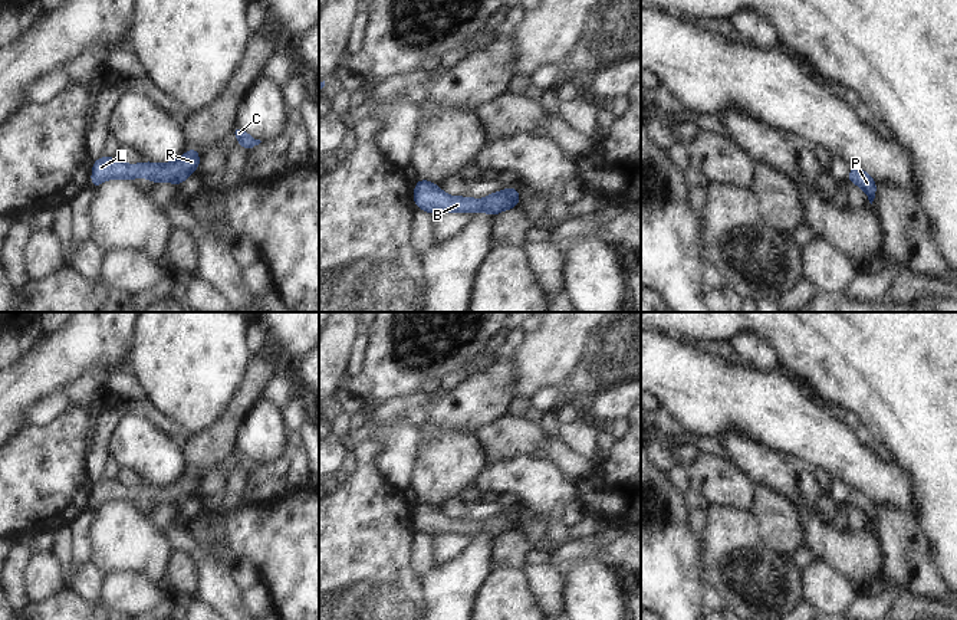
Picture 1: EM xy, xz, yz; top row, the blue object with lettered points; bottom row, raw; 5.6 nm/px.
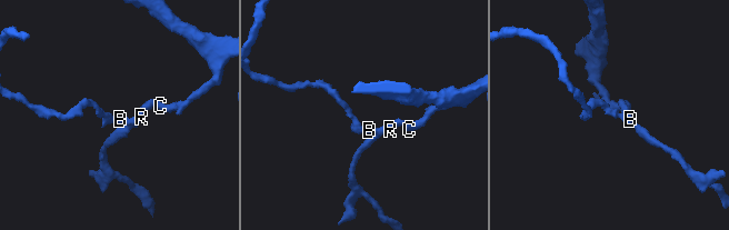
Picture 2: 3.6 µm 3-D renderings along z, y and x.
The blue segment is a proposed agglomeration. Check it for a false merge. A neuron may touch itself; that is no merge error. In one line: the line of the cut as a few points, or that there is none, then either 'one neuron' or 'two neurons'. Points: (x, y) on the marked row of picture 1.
no cut; one neuron

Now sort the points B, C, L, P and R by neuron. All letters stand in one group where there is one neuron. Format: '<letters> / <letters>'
B C L P R

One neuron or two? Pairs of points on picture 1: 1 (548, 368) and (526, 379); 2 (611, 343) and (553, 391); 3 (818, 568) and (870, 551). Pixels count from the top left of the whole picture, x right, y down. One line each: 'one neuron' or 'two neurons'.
1: one neuron
2: two neurons
3: two neurons

